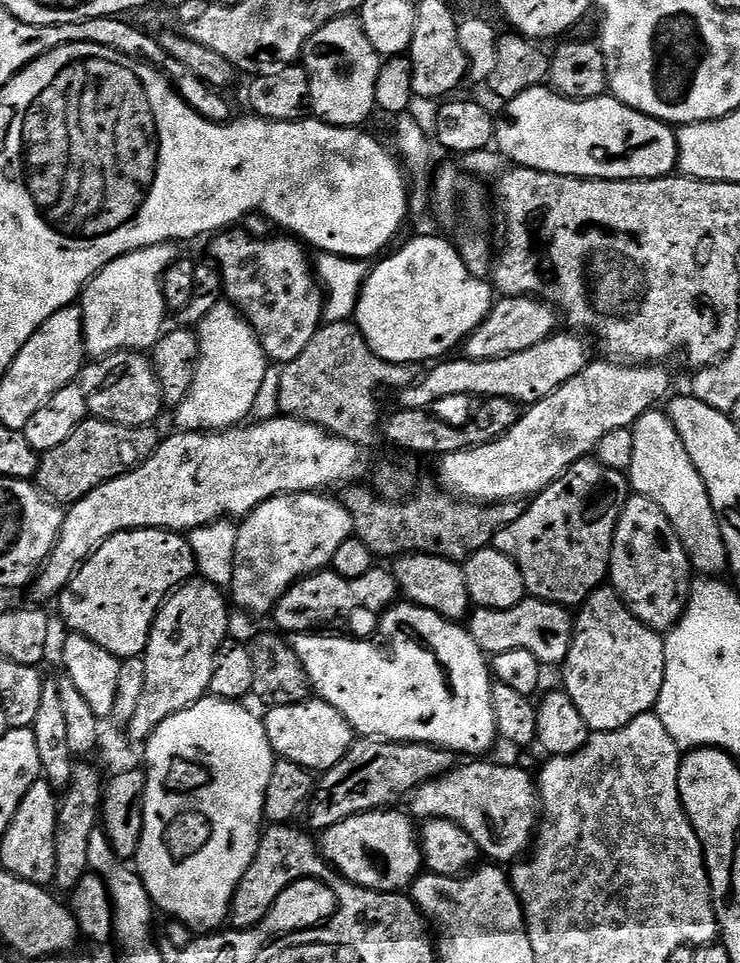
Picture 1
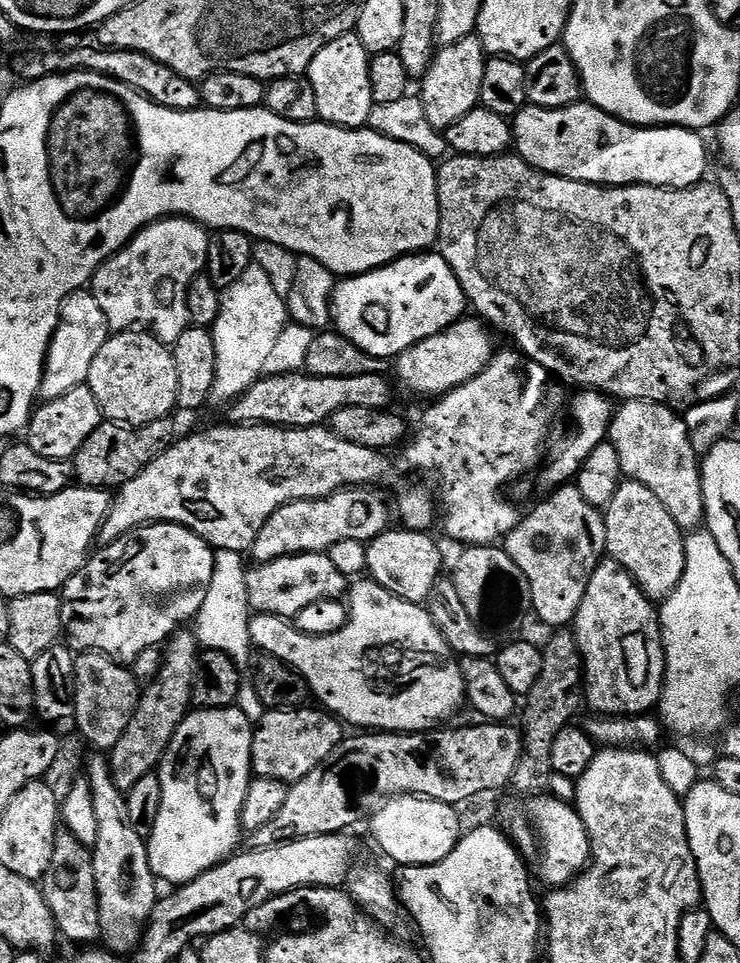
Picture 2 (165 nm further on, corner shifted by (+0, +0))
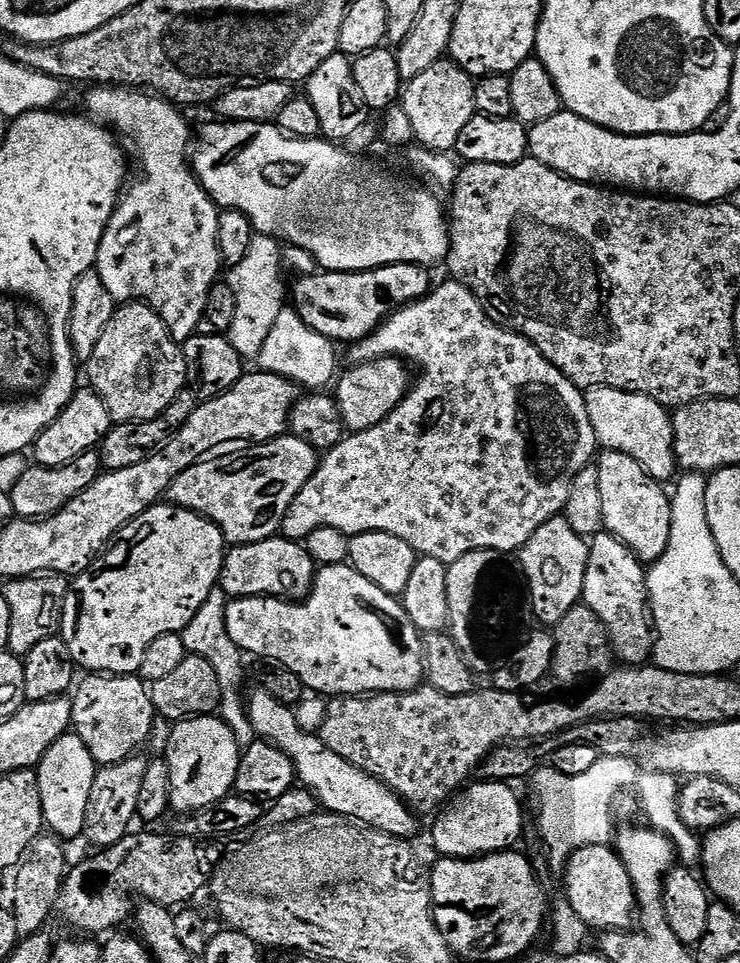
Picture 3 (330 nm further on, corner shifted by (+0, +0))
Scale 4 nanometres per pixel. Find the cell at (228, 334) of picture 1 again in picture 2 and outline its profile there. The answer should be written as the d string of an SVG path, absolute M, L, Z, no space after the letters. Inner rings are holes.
M255 262L234 282L234 286L223 289L220 297L220 309L218 318L212 323L210 329L214 338L214 350L216 351L216 369L214 370L214 390L212 391L211 403L227 406L233 400L237 400L254 382L265 375L263 367L273 353L274 346L277 345L278 336L282 334L285 327L290 323L288 305L286 300L279 296L274 290L270 277L262 266Z

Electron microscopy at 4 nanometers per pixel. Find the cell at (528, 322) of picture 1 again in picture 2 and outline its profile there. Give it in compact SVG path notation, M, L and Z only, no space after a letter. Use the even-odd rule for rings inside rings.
M461 318L446 330L410 346L401 356L395 357L394 380L408 392L416 396L445 396L452 389L478 378L482 370L491 362L494 355L489 325L479 318ZM489 332L489 333L488 333ZM400 383L400 384L399 384Z

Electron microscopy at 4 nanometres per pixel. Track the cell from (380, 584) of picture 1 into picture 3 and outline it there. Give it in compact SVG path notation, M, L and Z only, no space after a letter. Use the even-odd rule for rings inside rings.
M277 534L269 540L253 544L237 544L224 554L219 587L225 596L274 596L299 602L312 592L318 565L303 543Z

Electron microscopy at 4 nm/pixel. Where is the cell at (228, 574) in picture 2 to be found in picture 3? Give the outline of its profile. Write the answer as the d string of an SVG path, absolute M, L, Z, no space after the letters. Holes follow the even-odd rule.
M217 590L210 594L195 618L187 624L183 630L184 645L189 653L194 656L206 658L218 670L218 678L222 686L222 698L220 699L219 715L222 717L228 729L236 736L236 744L243 750L248 748L258 738L252 722L248 717L246 707L246 687L244 688L244 664L242 653L236 643L230 638L228 627L224 621L224 614L228 610L230 600L223 591Z

